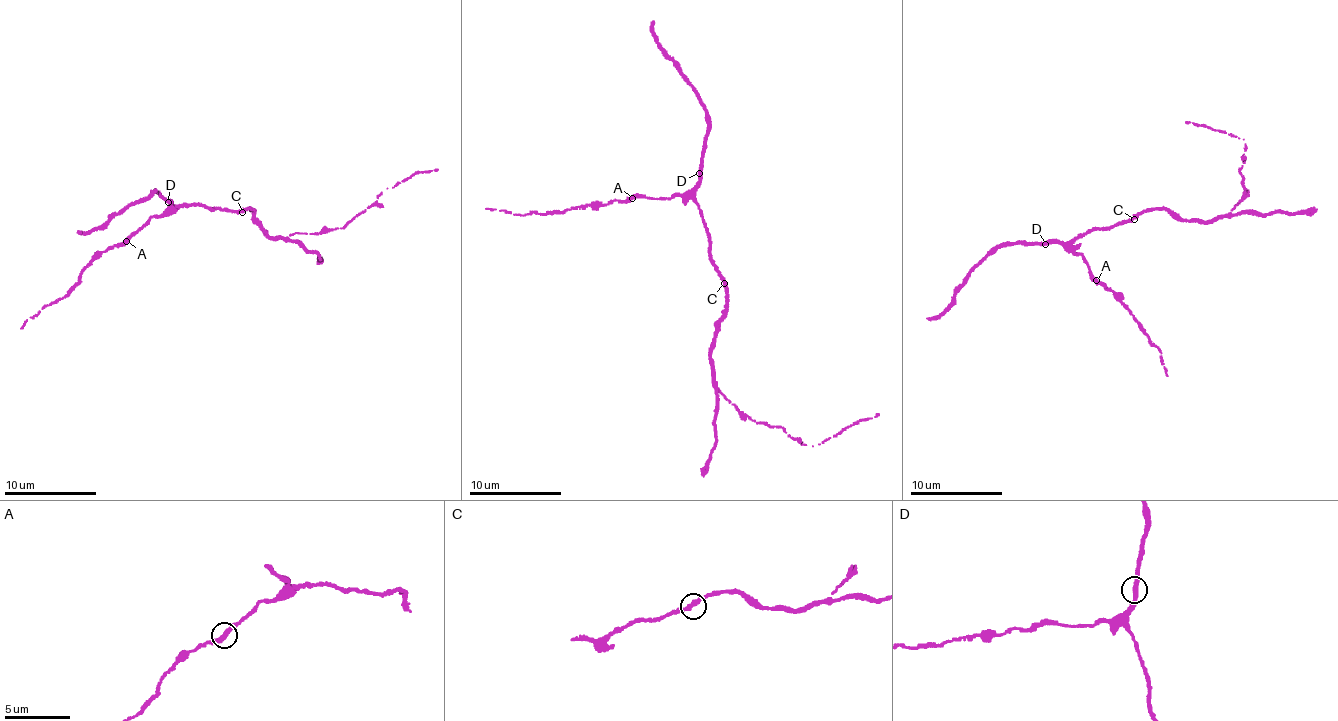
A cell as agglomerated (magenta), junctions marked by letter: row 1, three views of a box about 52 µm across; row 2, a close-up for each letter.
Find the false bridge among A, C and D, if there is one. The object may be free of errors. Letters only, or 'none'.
none

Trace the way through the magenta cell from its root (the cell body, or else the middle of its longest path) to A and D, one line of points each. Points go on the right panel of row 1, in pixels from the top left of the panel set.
A: (1134, 214), (1112, 227), (1075, 236), (1072, 245), (1075, 252), (1085, 257), (1096, 280)
D: (1134, 214), (1112, 227), (1085, 232), (1072, 242), (1045, 244)

